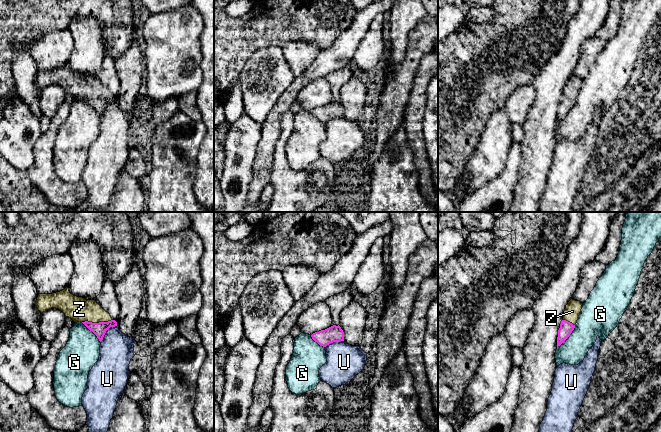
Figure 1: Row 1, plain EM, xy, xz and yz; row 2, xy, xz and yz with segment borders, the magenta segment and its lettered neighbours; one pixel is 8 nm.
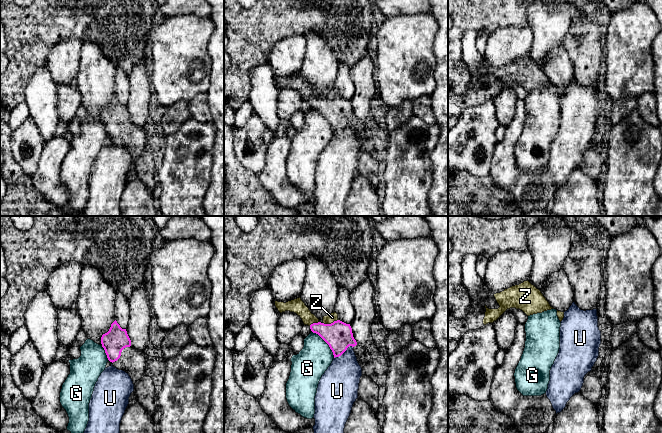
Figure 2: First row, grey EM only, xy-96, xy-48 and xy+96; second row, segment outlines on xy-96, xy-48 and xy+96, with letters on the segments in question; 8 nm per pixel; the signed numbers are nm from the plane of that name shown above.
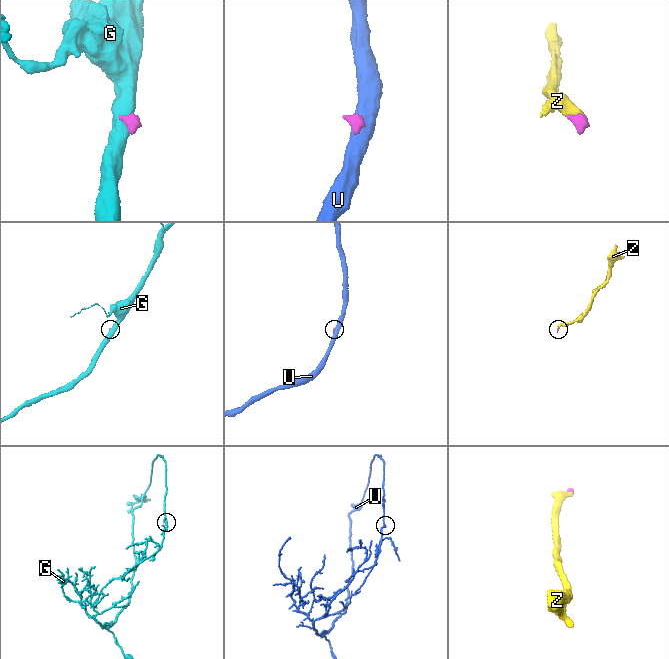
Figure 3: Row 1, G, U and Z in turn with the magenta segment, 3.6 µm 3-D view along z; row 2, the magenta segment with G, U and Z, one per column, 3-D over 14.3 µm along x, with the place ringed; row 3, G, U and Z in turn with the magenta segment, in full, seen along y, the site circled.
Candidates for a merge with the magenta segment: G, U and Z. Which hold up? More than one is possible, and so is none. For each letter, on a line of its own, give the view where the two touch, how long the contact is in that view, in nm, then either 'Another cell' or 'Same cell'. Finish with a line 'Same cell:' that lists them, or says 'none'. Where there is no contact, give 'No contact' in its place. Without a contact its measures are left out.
G: Touches magenta in yz. Shared border 240 nm. Another cell
U: Touches magenta in xy. Shared border 200 nm. Another cell
Z: Touches magenta in xy. Shared border 240 nm. Same cell
Same cell: Z

